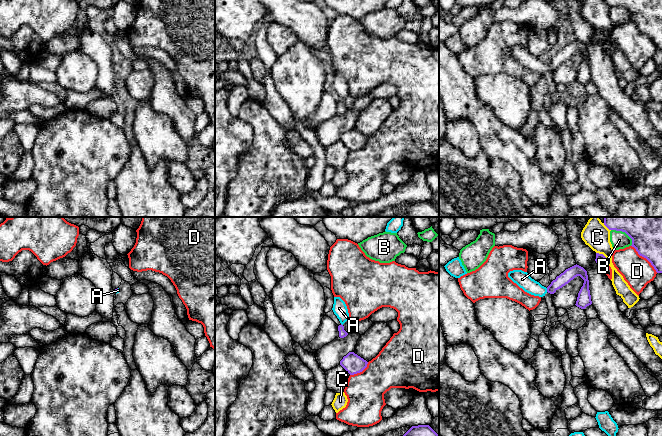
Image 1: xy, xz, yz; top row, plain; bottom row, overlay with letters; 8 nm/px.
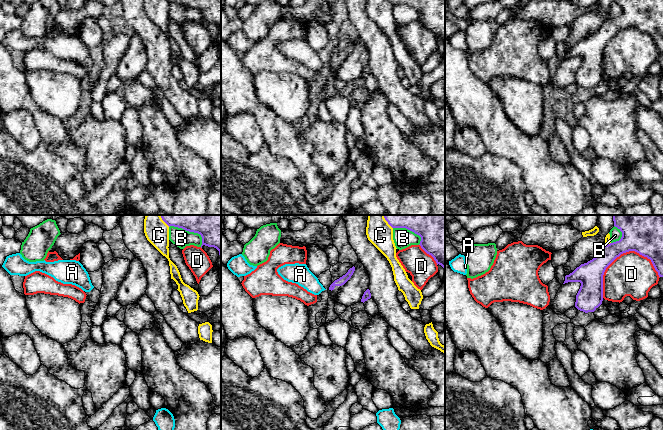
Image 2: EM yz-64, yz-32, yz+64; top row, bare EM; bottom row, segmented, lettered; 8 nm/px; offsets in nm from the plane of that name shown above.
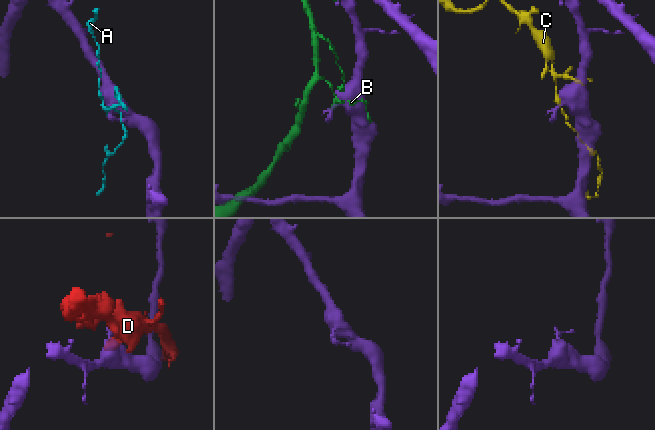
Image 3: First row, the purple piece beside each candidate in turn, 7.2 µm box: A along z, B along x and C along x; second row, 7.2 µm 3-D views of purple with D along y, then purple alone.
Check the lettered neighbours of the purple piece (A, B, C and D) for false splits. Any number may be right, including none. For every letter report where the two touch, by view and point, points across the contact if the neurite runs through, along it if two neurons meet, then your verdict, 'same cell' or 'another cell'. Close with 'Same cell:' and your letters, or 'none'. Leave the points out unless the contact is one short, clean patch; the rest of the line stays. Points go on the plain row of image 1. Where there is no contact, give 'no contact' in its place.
A: meets purple in yz at (547, 66); runs through yz (569, 50), (547, 66), (538, 66), (522, 55); same cell
B: meets purple in yz at (624, 7); another cell
C: meets purple in yz at (604, 32); another cell
D: meets purple in yz at (645, 33); another cell
Same cell: A

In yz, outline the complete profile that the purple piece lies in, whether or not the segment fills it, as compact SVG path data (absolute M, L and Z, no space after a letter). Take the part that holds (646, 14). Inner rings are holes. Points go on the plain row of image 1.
M604 0L609 6L625 8L632 15L632 23L646 34L657 49L662 49L662 0Z

